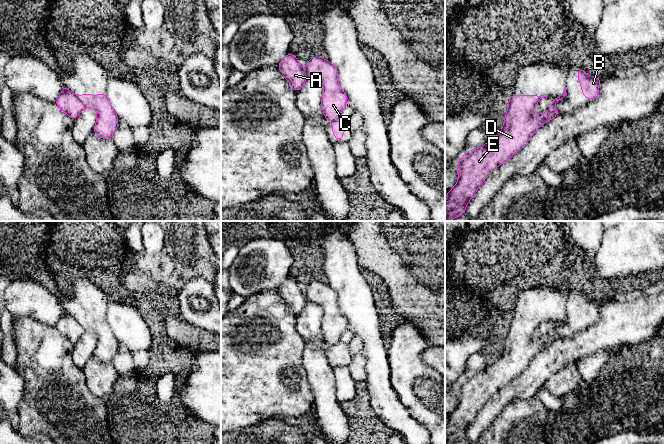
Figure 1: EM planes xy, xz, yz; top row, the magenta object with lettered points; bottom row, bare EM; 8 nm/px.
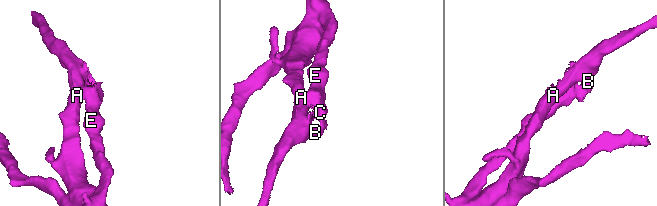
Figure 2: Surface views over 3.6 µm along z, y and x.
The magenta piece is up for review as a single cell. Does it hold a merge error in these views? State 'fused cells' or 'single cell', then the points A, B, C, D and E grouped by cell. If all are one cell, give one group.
fused cells; groups A B / C D E

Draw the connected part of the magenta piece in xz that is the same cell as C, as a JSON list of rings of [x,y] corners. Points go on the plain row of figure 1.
[[[320,280],[312,281],[305,293],[307,300],[323,308],[322,333],[327,345],[334,345],[340,341],[347,330],[347,320],[338,305],[337,292]]]

